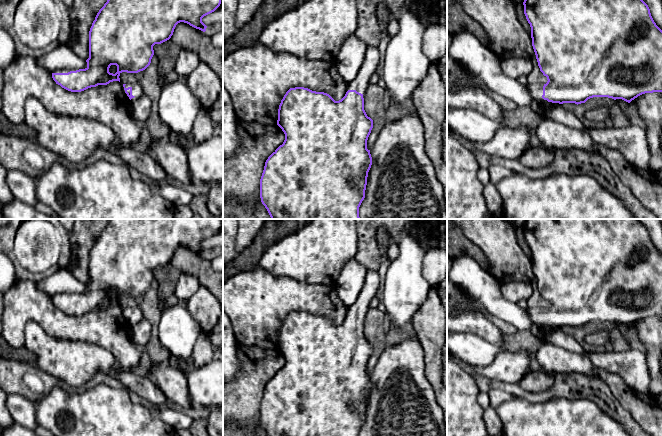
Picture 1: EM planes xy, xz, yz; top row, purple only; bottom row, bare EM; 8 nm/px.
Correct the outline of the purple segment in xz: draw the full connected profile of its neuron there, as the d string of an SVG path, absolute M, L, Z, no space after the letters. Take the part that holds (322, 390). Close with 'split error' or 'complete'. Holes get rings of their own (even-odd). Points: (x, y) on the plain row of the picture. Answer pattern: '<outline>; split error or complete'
M367 271L356 302L339 325L304 311L286 316L277 344L285 364L266 384L260 403L260 422L268 436L359 436L372 389L367 364L373 344L364 334L363 318L379 285L378 271Z; split error

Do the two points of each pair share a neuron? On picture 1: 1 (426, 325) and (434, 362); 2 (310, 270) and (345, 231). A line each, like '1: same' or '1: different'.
1: same
2: same

